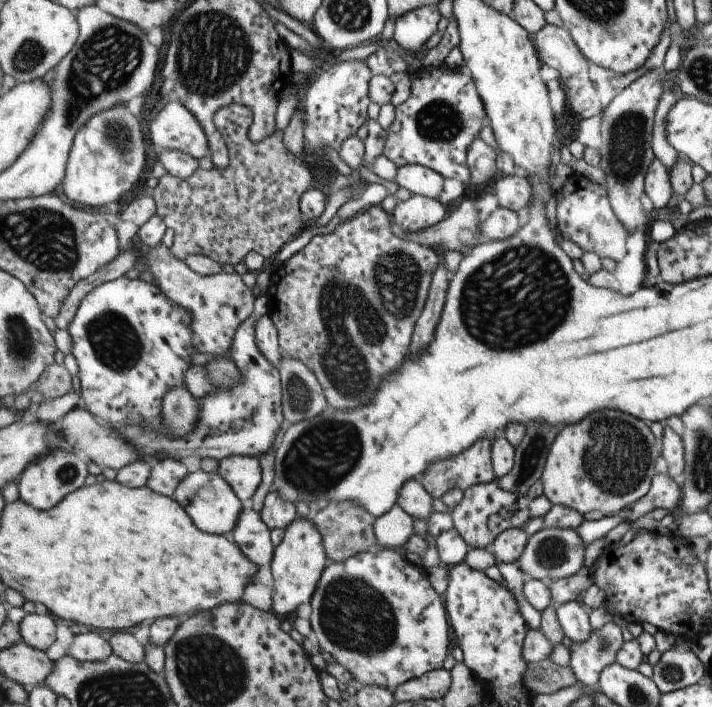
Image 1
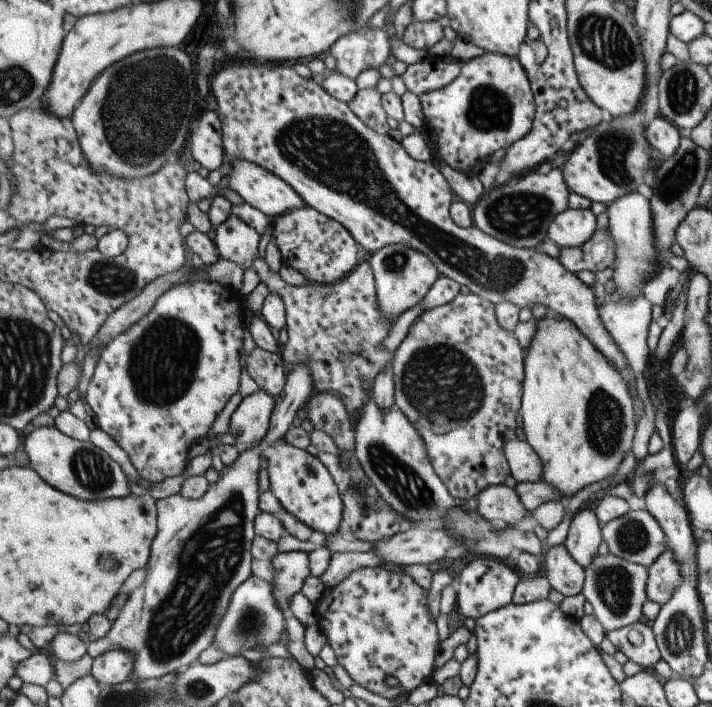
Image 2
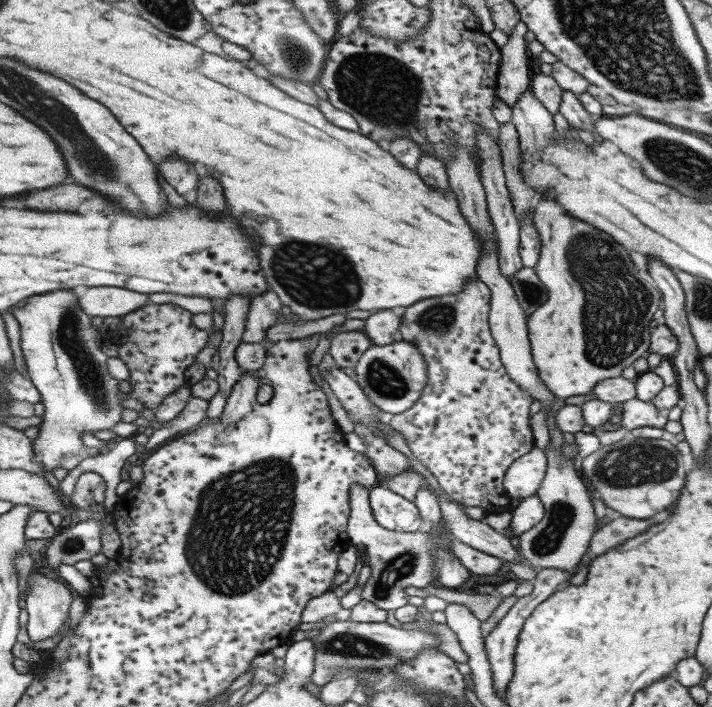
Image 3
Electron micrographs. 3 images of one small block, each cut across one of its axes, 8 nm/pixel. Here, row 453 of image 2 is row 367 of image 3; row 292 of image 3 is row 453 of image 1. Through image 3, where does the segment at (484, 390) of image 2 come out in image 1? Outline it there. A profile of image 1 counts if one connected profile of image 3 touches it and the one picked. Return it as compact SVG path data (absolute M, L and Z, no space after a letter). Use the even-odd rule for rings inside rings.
M481 440L471 450L465 450L465 454L459 454L455 462L453 458L445 458L439 466L433 464L433 470L429 470L421 482L434 499L441 499L454 487L465 492L473 485L488 483L496 478L491 440Z

